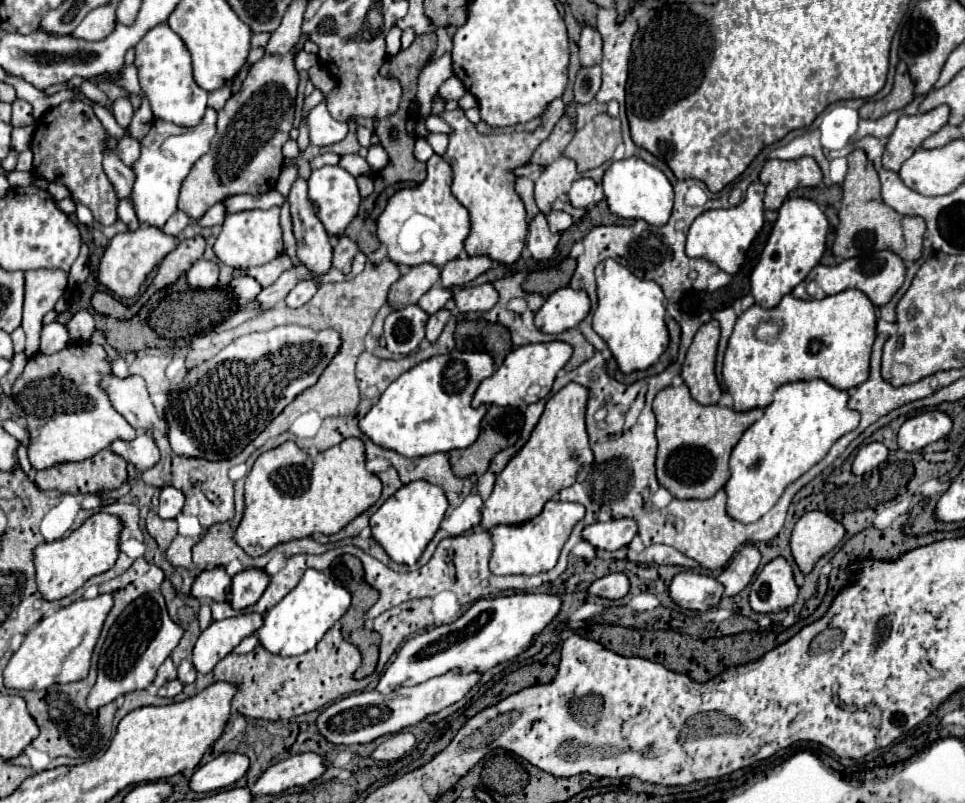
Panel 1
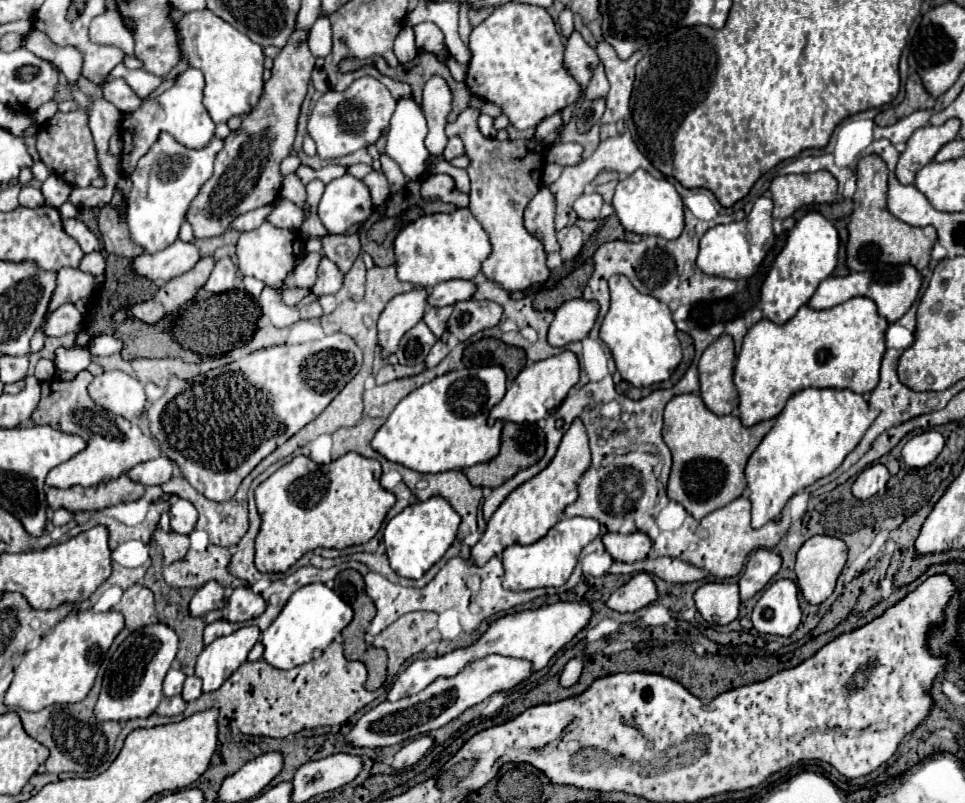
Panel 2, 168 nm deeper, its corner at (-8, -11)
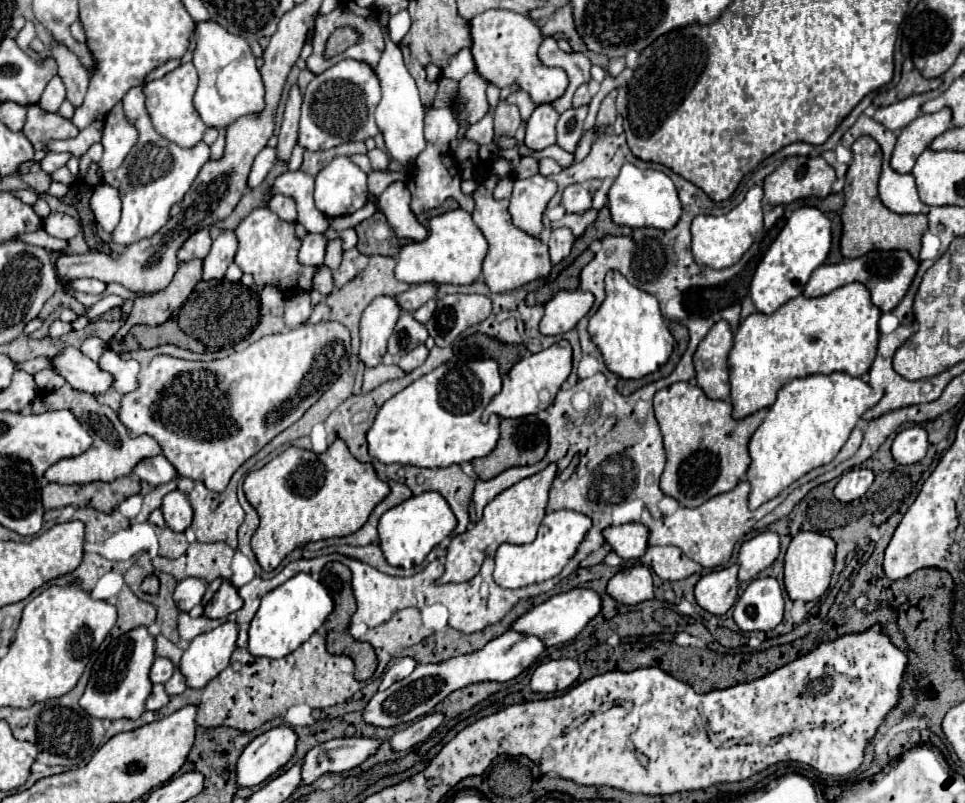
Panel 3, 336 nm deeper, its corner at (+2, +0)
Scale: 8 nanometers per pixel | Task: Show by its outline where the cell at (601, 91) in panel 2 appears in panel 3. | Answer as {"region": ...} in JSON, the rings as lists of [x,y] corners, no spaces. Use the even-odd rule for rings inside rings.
{"region":[[[582,85],[576,89],[574,97],[572,97],[572,107],[582,107],[582,105],[588,105],[590,103],[590,91],[588,91],[588,85]]]}

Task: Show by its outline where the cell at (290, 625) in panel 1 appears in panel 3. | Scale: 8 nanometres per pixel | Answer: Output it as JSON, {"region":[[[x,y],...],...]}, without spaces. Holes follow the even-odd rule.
{"region":[[[298,573],[262,597],[260,609],[250,621],[248,651],[254,657],[271,659],[286,657],[288,653],[296,651],[302,643],[310,639],[310,635],[326,621],[332,609],[334,609],[334,601],[328,595],[328,591],[310,575]]]}

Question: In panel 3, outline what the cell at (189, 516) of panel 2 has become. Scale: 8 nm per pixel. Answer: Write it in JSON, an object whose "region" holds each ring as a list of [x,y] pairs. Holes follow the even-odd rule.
{"region":[[[178,489],[164,497],[162,513],[164,513],[168,527],[174,531],[186,531],[192,523],[192,515],[194,515],[188,497],[184,493],[180,493]]]}

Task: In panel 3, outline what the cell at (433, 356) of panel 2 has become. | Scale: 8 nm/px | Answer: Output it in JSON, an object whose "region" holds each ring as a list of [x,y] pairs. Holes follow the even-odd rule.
{"region":[[[420,345],[418,349],[414,349],[414,351],[410,351],[408,355],[404,355],[396,365],[398,365],[404,373],[410,373],[410,371],[414,371],[418,365],[422,365],[426,357],[428,357],[428,349],[426,349],[424,345]]]}

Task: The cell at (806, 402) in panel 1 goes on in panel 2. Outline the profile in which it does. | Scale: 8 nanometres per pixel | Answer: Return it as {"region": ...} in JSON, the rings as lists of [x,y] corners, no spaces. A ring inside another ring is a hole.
{"region":[[[806,388],[802,392],[796,392],[784,406],[784,410],[778,414],[776,424],[772,430],[762,438],[758,448],[752,452],[748,464],[746,464],[746,488],[748,498],[752,502],[752,528],[762,528],[766,522],[780,516],[784,504],[802,488],[814,484],[816,480],[832,474],[848,452],[856,448],[856,444],[862,440],[864,432],[874,422],[876,412],[868,408],[868,402],[864,396],[854,394],[852,390],[832,390],[832,388]]]}

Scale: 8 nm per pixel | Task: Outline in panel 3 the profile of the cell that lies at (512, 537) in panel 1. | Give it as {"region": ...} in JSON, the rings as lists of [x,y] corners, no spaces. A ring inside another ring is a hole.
{"region":[[[552,511],[546,513],[546,517],[540,523],[538,535],[532,543],[528,545],[510,545],[504,543],[498,547],[496,551],[496,569],[494,569],[494,581],[500,587],[508,587],[508,589],[518,589],[518,587],[526,587],[532,583],[540,583],[546,579],[556,577],[566,563],[576,555],[578,545],[584,541],[588,529],[592,527],[590,517],[578,513],[578,511]]]}

